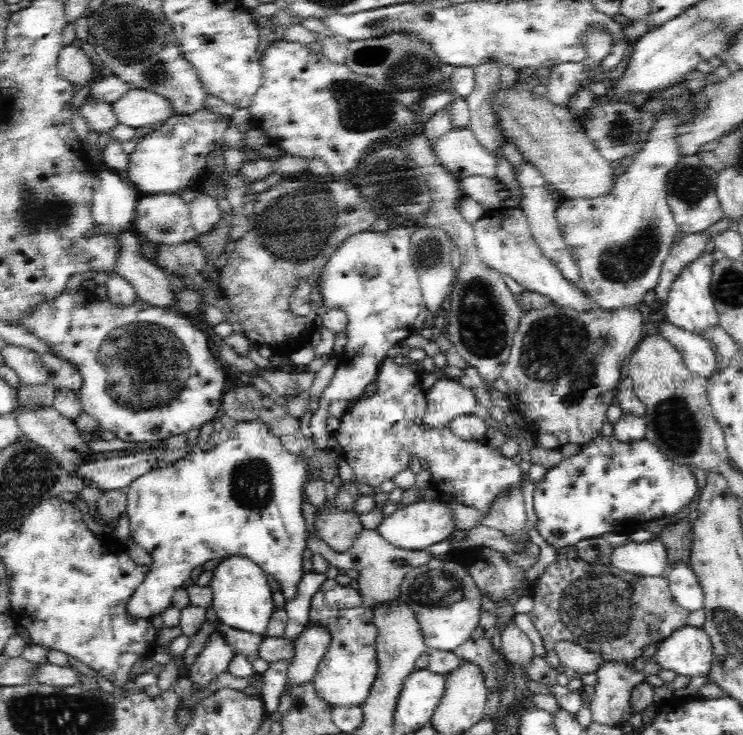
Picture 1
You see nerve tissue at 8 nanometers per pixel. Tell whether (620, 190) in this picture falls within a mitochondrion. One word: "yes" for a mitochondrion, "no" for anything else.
no

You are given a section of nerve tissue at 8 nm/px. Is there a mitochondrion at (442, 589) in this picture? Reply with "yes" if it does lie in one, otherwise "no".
yes

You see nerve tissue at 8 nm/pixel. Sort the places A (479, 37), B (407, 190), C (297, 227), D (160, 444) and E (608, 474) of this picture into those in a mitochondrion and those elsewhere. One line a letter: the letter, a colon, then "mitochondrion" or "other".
A: other
B: mitochondrion
C: mitochondrion
D: other
E: other

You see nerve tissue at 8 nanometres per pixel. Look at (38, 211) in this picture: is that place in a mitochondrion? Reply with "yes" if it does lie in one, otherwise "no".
yes

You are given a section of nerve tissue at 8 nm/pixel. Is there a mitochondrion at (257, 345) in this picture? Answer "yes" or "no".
no

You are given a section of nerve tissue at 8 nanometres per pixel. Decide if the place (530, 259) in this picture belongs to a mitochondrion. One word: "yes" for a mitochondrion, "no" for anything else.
no

